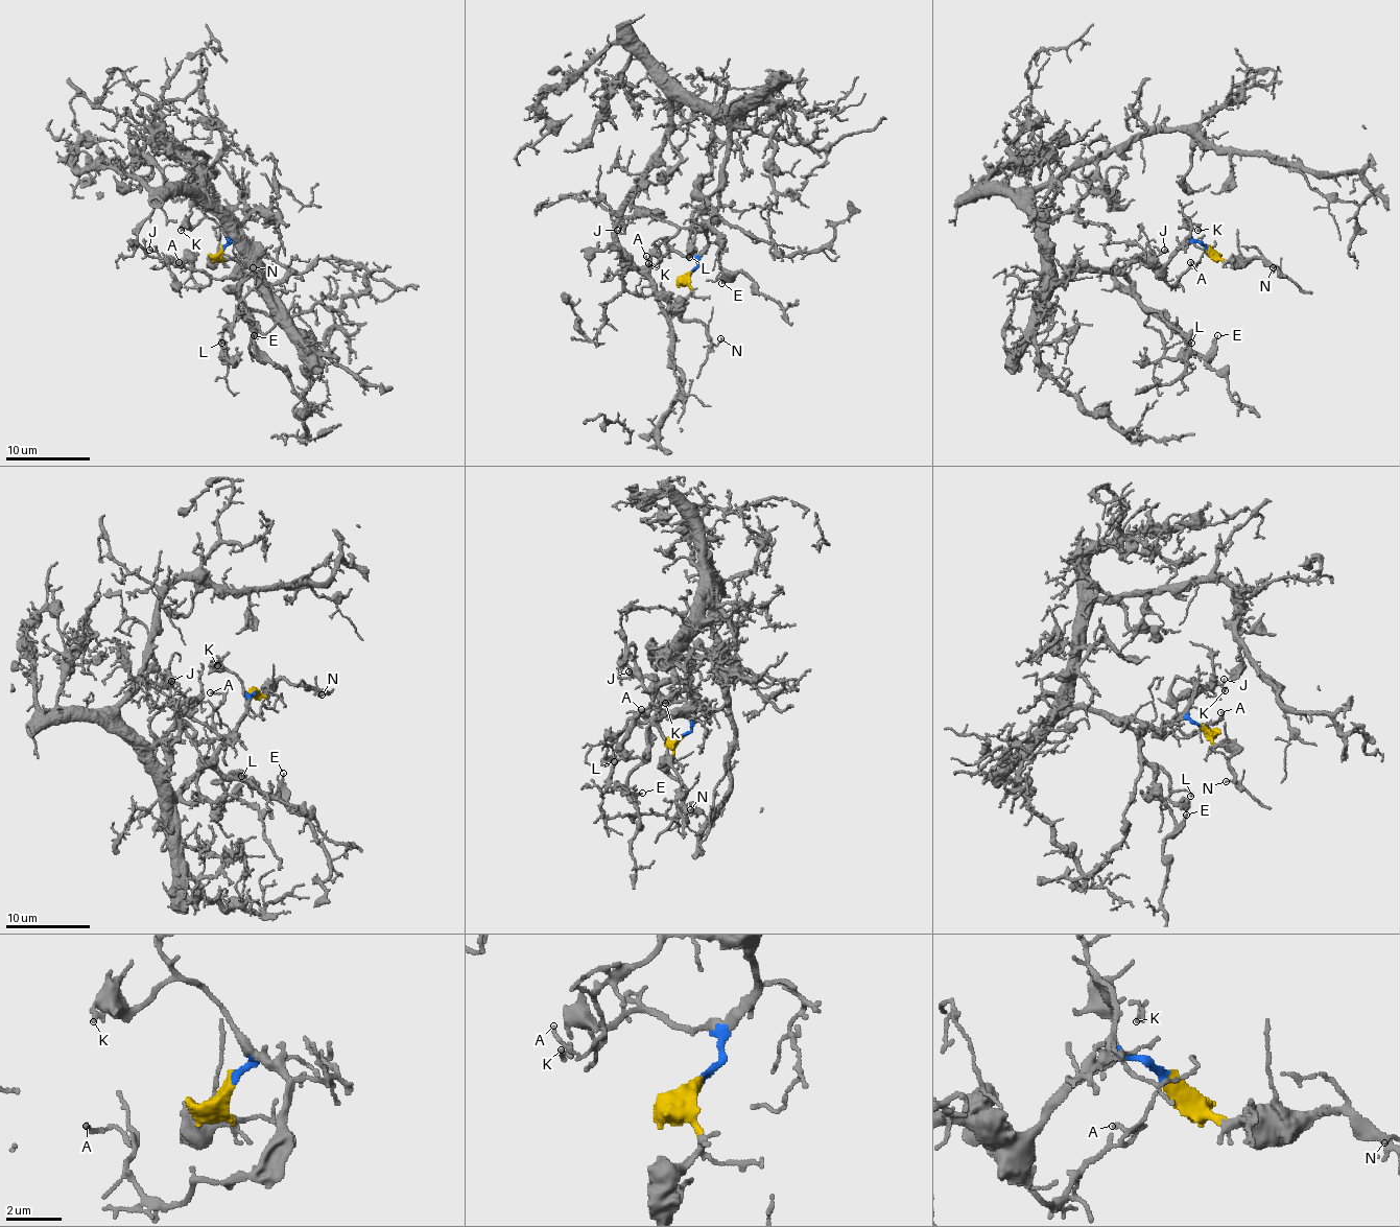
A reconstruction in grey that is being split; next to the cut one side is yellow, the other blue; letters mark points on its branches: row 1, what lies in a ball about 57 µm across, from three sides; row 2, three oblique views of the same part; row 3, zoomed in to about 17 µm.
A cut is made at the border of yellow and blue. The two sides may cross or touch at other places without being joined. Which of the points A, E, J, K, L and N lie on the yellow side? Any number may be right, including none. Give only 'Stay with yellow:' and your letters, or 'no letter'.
Stay with yellow: N

